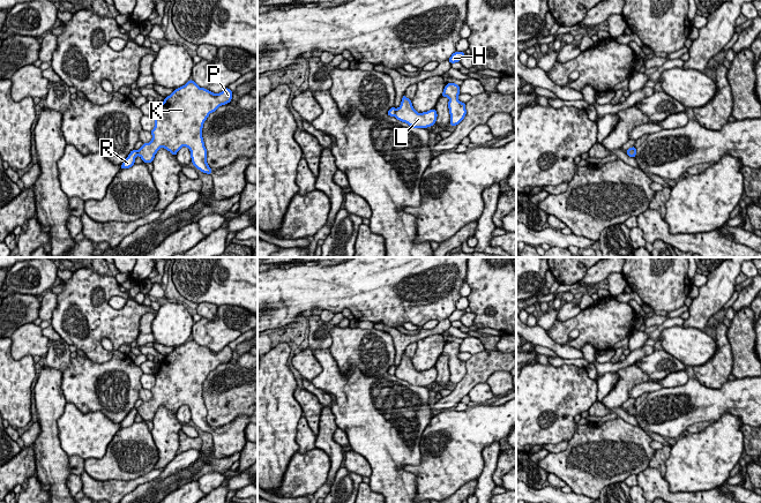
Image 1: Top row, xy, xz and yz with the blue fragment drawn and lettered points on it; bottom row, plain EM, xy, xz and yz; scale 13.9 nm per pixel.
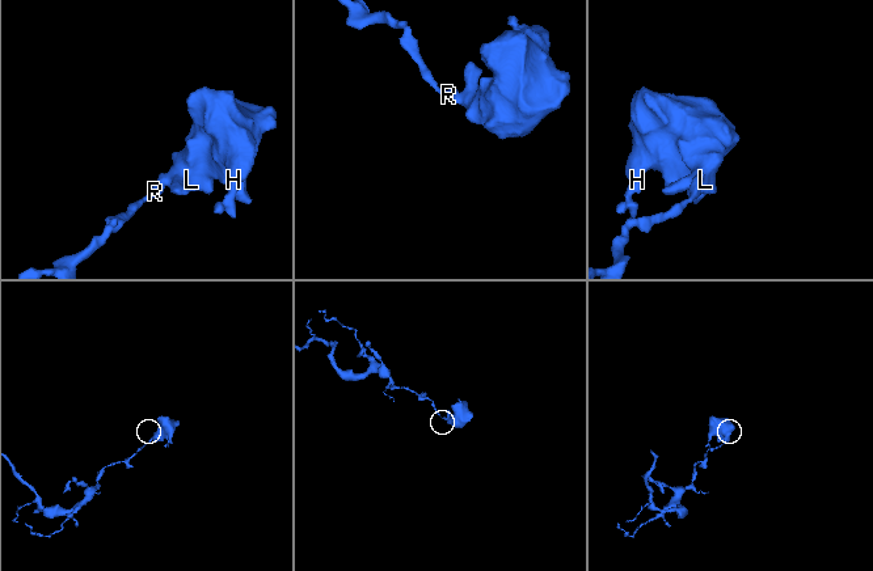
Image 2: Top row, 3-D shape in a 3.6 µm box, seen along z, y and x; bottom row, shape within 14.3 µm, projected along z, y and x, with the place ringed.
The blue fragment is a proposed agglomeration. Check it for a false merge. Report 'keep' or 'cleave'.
cleave

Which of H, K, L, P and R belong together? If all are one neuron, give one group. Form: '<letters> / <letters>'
H K L P / R

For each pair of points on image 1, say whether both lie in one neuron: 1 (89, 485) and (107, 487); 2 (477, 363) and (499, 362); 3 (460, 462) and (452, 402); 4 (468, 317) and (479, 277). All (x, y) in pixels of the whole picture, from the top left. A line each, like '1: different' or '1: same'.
1: same
2: same
3: different
4: different

